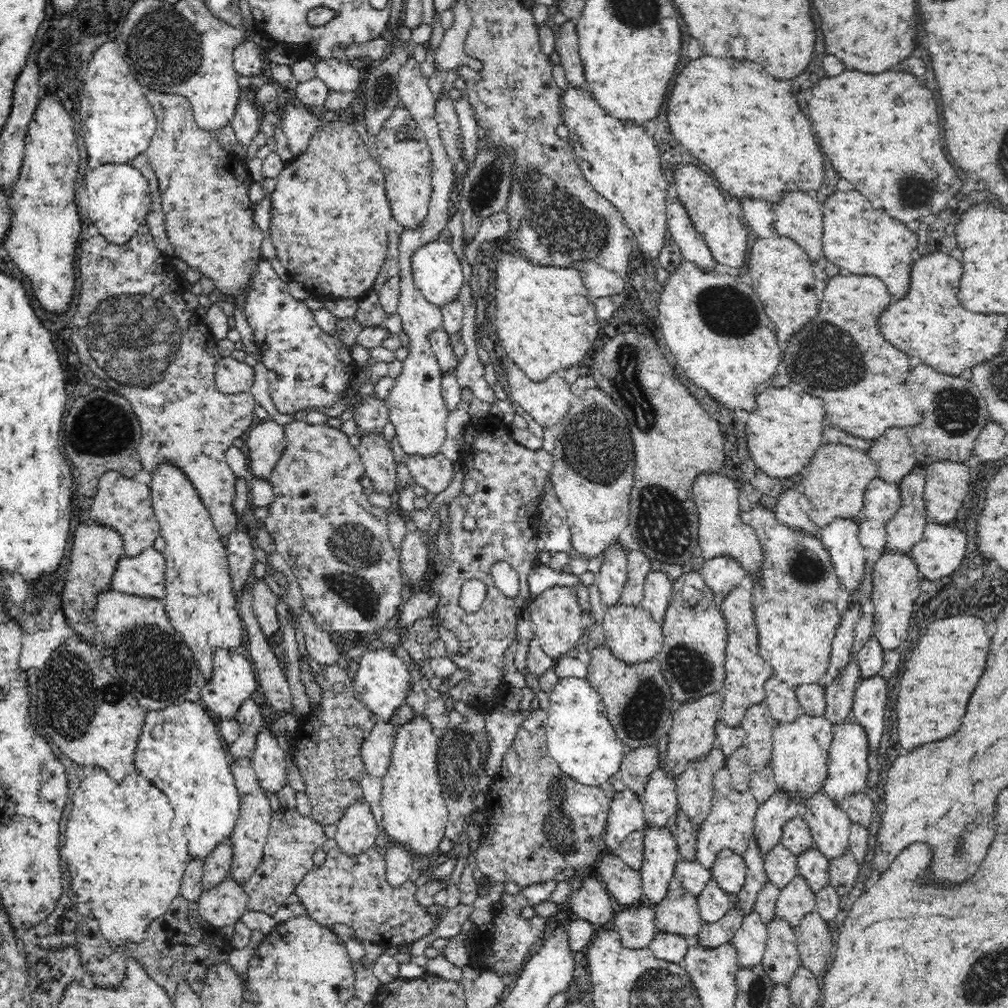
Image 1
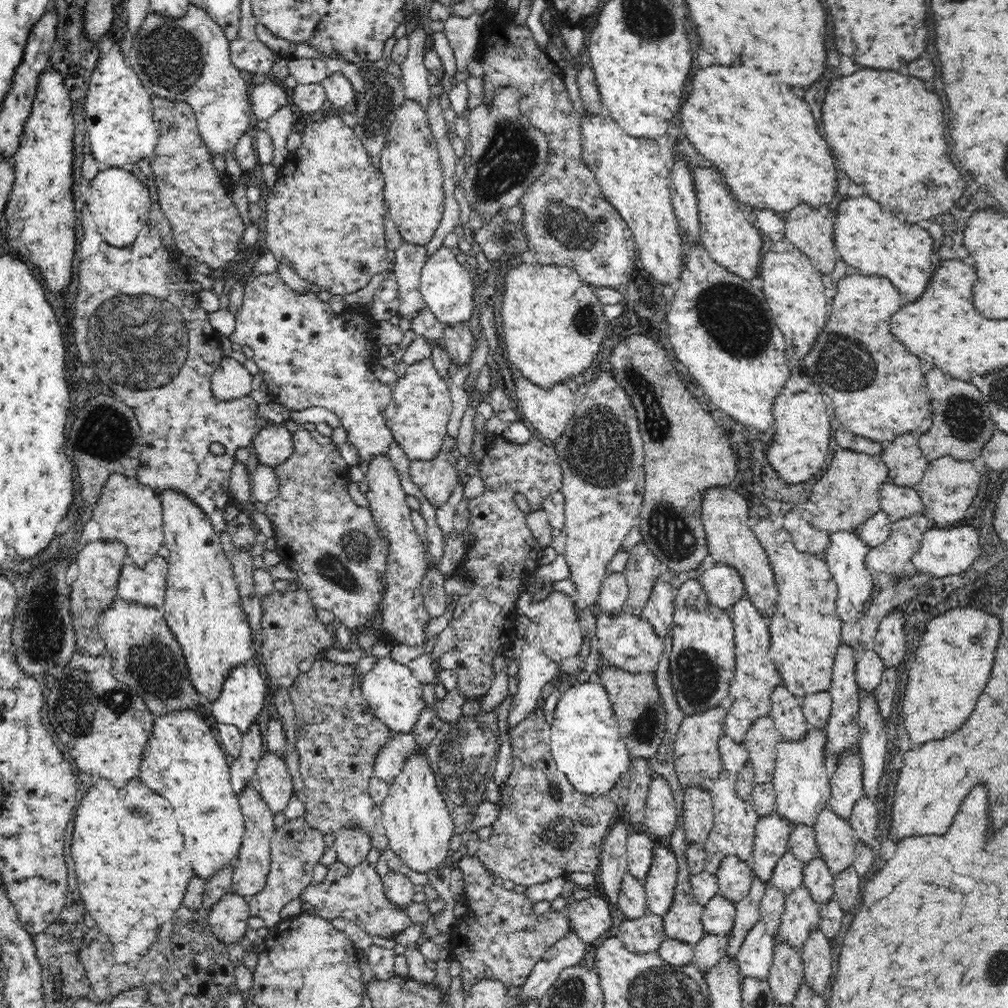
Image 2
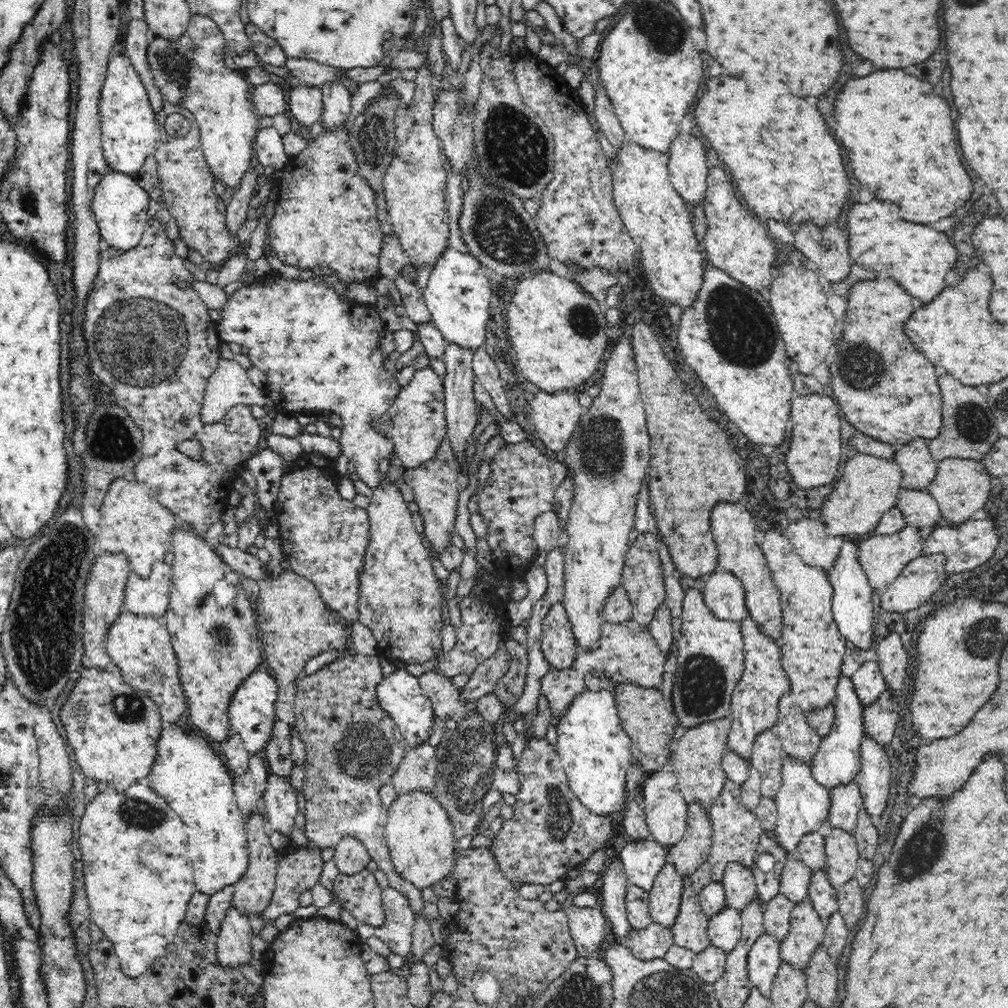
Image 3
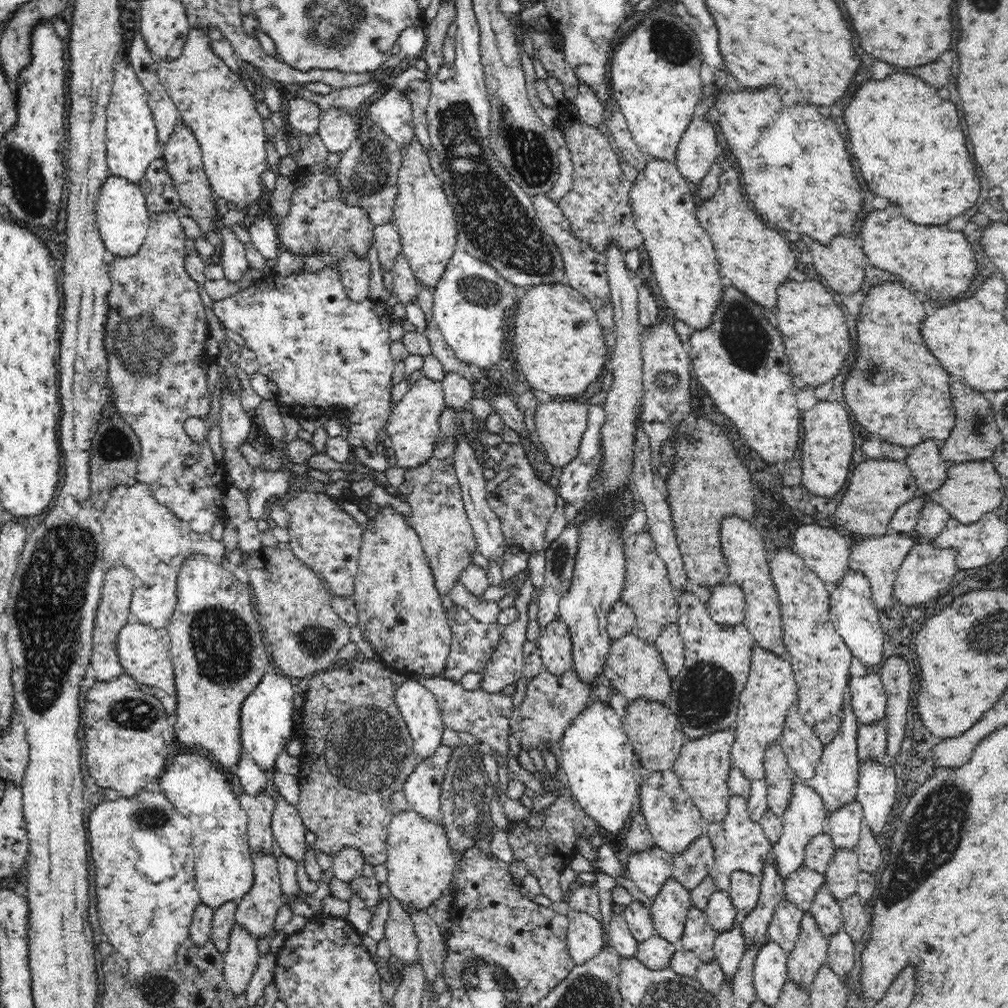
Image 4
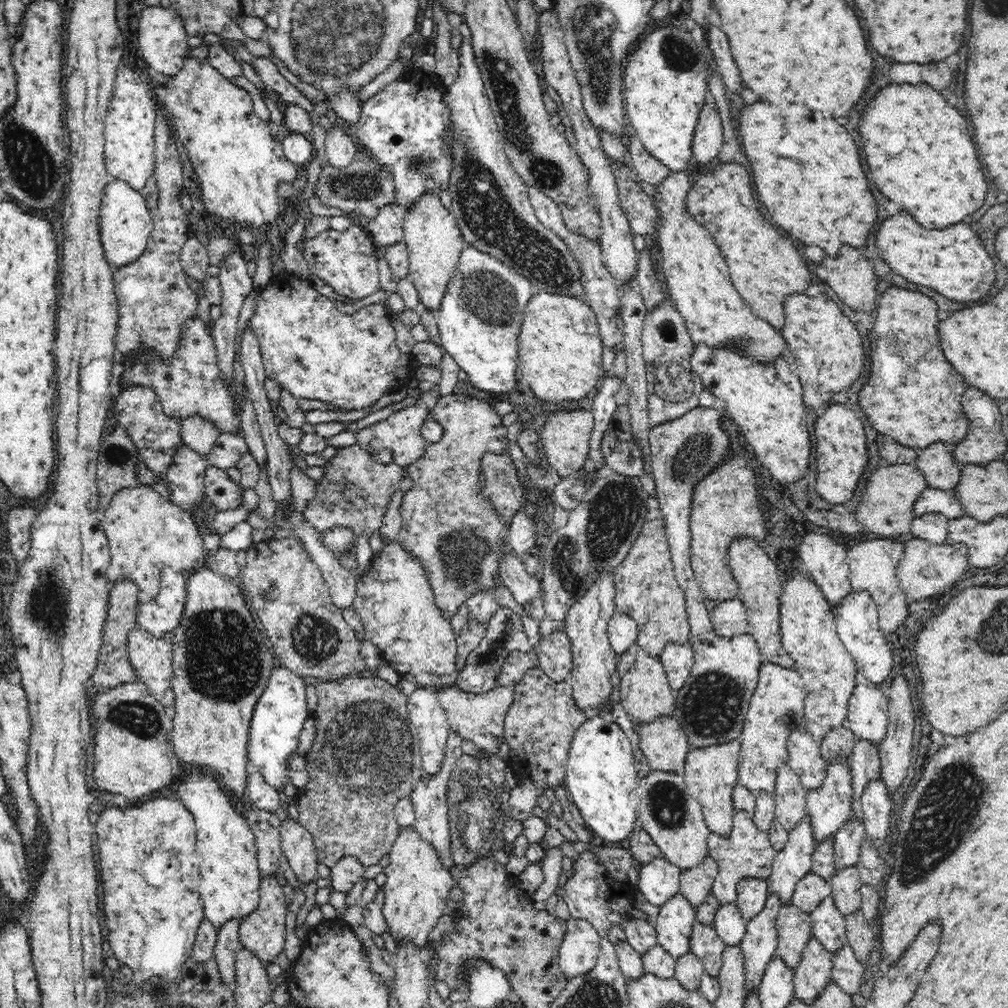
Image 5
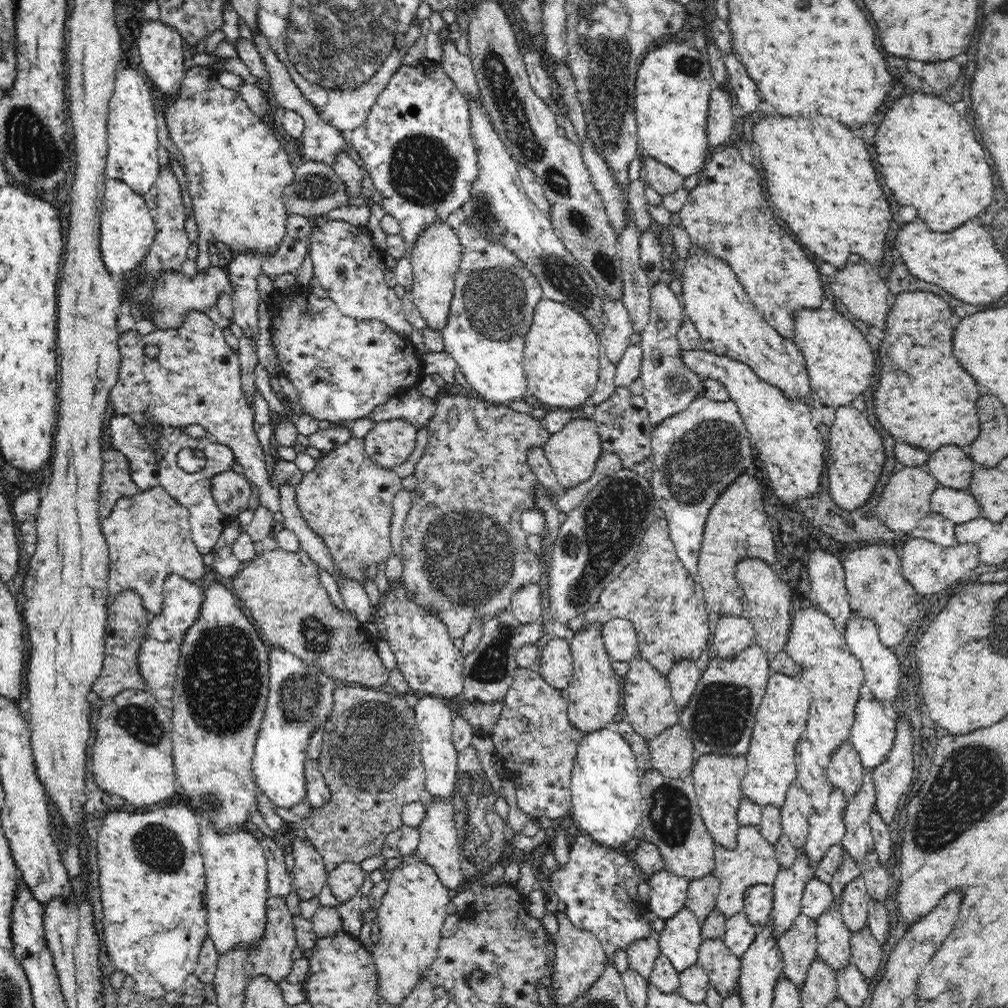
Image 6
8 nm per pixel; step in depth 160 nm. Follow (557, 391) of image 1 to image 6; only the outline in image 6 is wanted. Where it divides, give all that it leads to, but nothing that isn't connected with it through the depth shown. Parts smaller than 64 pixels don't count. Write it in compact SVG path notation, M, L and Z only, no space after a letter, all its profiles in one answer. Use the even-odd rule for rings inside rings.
M593 418L570 420L562 430L558 430L556 434L551 434L542 448L545 449L546 459L549 460L551 470L556 476L558 483L565 490L578 487L592 477L598 459L600 459L602 454L600 433L598 433L596 421Z

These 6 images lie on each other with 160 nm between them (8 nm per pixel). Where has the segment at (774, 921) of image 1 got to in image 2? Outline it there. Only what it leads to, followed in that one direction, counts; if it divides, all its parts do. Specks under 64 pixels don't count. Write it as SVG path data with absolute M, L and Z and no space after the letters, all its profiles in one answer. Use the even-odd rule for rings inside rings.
M776 939L773 964L767 976L777 1005L792 1006L798 988L803 984L803 960L801 952L788 943Z

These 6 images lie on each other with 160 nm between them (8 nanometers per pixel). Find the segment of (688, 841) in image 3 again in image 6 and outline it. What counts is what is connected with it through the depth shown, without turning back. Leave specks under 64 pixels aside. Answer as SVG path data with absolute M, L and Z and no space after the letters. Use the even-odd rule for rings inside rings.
M711 873L689 881L686 892L685 907L690 909L702 923L716 907L720 890L719 880Z

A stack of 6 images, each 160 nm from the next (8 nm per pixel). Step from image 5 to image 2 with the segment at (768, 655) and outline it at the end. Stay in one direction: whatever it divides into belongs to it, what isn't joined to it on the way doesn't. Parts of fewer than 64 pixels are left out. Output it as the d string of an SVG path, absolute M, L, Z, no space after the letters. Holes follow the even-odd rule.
M711 487L702 497L699 512L705 529L708 554L715 562L725 562L739 572L750 602L764 617L770 617L777 606L778 591L767 554L752 530L754 515L748 509L749 504L730 488Z

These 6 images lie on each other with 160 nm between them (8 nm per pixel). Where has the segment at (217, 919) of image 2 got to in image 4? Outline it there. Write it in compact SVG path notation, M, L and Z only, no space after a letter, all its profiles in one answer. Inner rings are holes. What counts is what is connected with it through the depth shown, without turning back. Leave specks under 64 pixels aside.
M234 924L230 932L230 945L223 955L223 976L229 989L241 996L258 968L261 952L257 940L245 927Z

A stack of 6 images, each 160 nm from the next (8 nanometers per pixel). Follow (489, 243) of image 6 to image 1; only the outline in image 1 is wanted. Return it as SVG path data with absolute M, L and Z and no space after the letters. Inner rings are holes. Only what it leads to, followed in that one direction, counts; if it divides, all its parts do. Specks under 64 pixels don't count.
M440 238L420 246L411 258L415 285L436 306L446 306L458 298L464 282L462 271L452 246Z

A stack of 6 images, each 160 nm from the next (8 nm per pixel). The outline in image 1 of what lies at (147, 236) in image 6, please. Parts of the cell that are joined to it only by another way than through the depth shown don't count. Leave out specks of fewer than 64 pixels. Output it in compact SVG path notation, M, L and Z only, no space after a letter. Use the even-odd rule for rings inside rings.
M129 163L101 164L85 174L89 198L88 218L98 227L99 233L111 243L126 243L138 228L145 224L150 212L150 187L146 177Z

